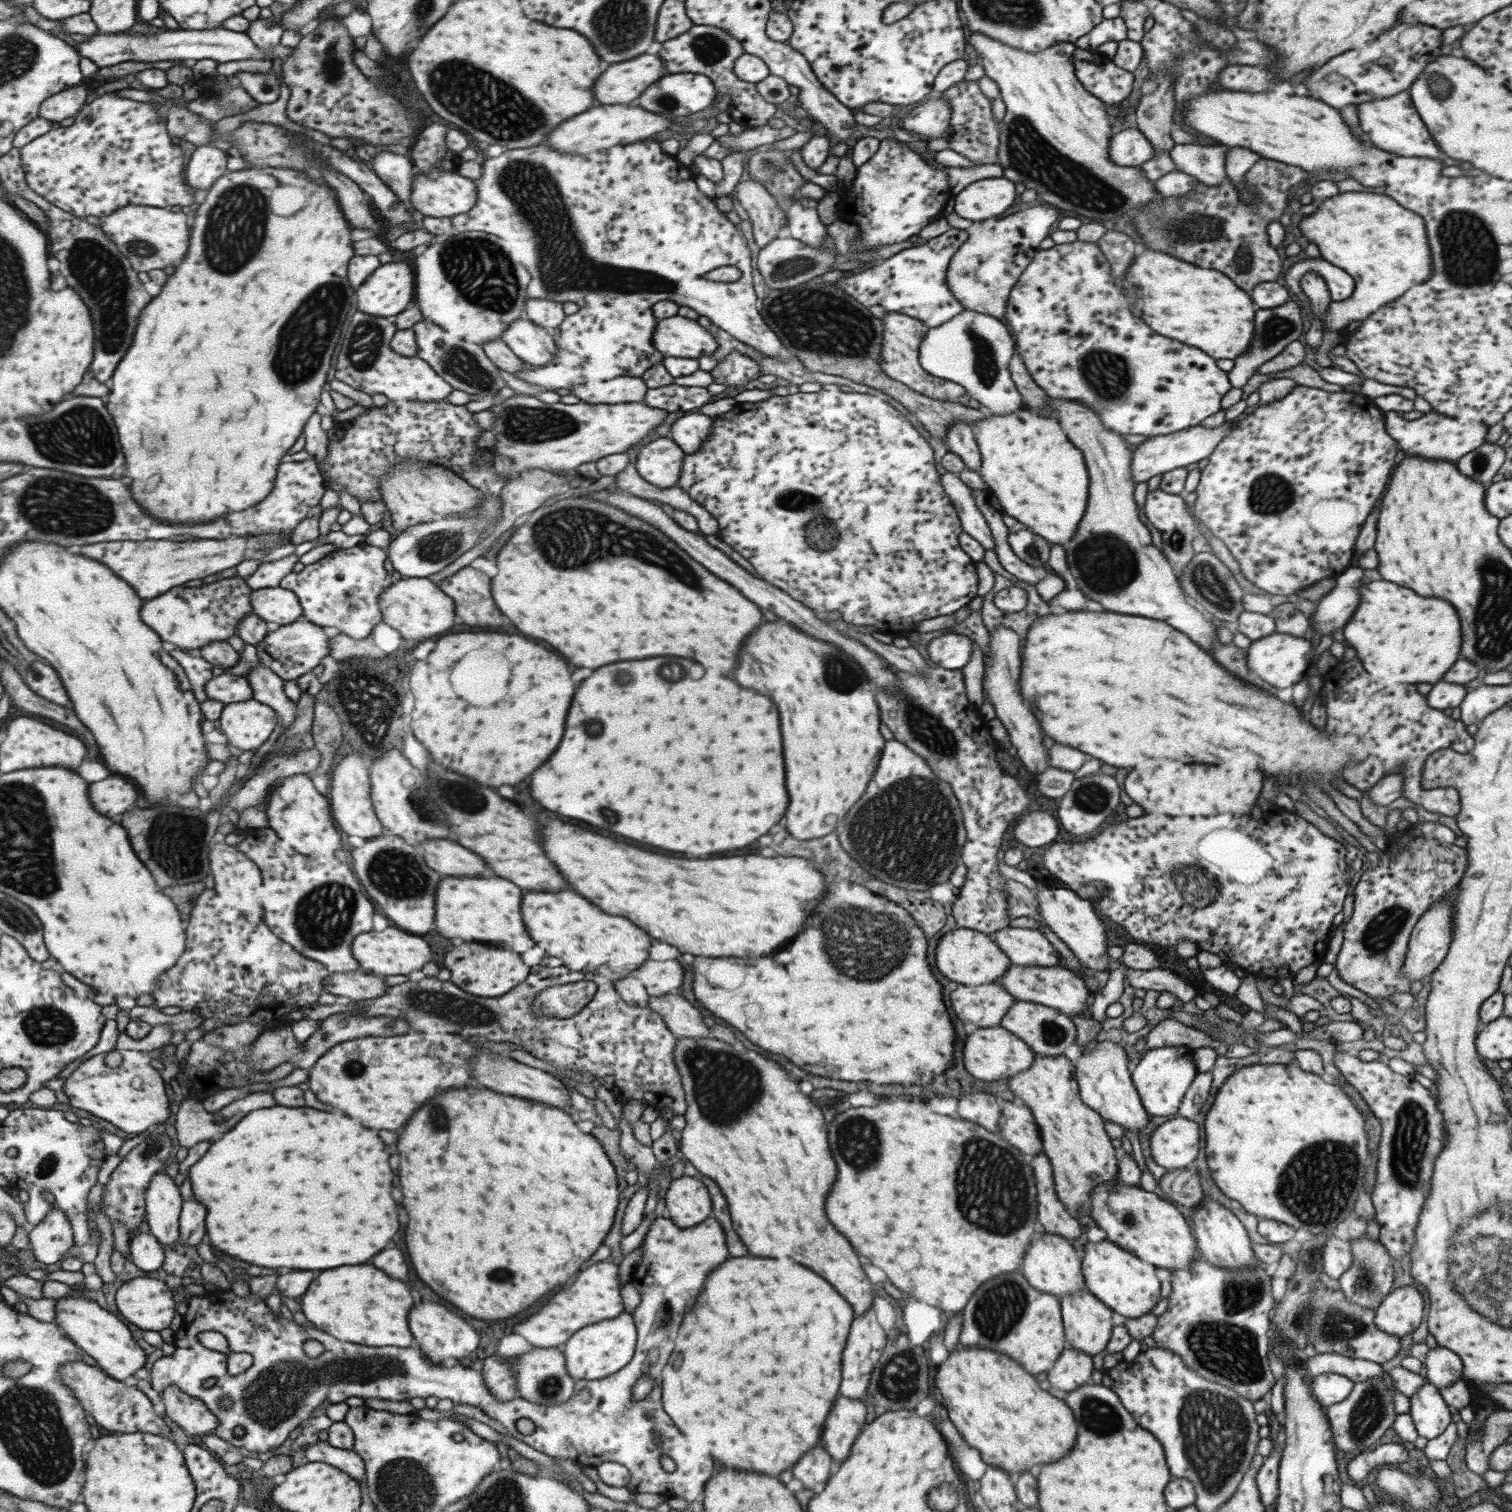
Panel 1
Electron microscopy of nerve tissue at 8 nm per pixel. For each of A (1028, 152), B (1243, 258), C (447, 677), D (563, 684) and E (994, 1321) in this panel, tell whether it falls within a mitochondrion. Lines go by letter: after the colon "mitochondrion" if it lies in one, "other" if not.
A: mitochondrion
B: mitochondrion
C: other
D: other
E: mitochondrion

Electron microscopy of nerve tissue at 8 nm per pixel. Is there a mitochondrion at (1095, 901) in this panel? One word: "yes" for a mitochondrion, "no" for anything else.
no

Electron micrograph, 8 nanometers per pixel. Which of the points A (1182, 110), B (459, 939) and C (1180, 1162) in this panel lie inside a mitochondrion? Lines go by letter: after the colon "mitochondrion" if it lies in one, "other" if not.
A: other
B: other
C: other

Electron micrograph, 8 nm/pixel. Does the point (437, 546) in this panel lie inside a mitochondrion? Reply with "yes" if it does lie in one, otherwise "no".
yes

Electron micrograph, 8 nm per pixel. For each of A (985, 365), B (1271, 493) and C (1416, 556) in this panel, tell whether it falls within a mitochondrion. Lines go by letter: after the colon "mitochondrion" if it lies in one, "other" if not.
A: mitochondrion
B: mitochondrion
C: other

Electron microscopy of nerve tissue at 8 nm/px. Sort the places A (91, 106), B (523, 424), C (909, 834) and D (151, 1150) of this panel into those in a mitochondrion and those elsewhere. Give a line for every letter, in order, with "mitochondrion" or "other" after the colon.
A: other
B: mitochondrion
C: mitochondrion
D: mitochondrion

